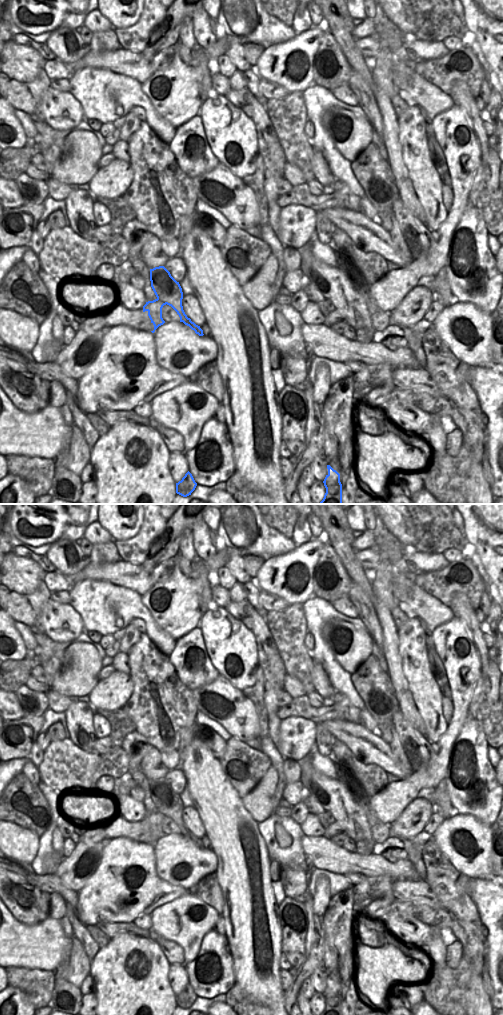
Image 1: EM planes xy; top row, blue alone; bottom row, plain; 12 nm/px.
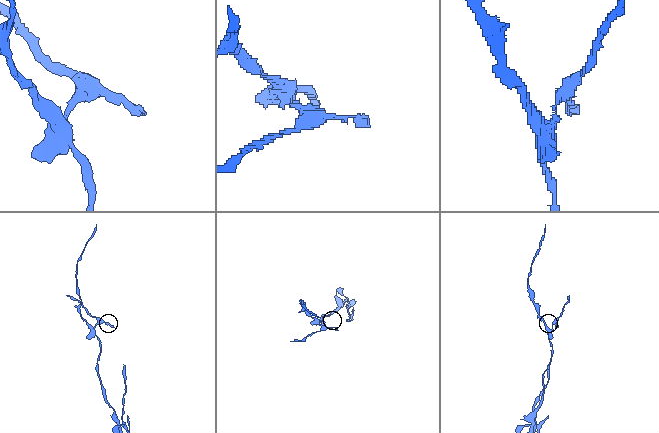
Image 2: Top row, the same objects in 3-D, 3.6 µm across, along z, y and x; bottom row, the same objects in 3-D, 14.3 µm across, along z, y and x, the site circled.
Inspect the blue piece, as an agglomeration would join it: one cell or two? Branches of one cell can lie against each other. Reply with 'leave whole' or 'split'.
split

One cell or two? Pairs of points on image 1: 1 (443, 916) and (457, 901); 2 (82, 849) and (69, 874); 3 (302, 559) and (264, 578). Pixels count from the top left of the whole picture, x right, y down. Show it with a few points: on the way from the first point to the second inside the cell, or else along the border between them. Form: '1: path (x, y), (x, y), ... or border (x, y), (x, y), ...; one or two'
1: border (441, 908), (444, 908), (455, 917); two
2: path (80, 855), (72, 868); one
3: path (291, 562), (287, 565), (271, 565), (270, 567); one

